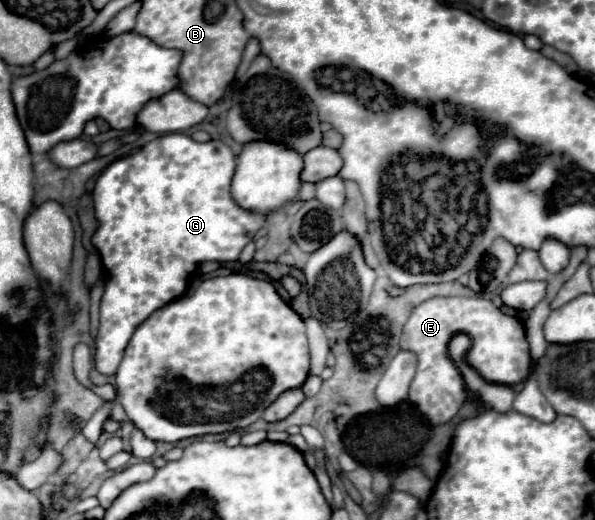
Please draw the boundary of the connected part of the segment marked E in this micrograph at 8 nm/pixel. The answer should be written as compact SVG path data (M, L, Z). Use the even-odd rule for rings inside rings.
M433 297L413 309L409 321L401 333L401 349L409 349L417 357L417 373L409 389L409 401L435 425L451 421L465 399L469 397L463 389L461 375L447 355L447 343L455 333L467 333L473 341L469 349L469 363L481 377L489 383L517 385L527 379L531 357L525 339L523 325L505 315L489 299L469 299L469 297Z

